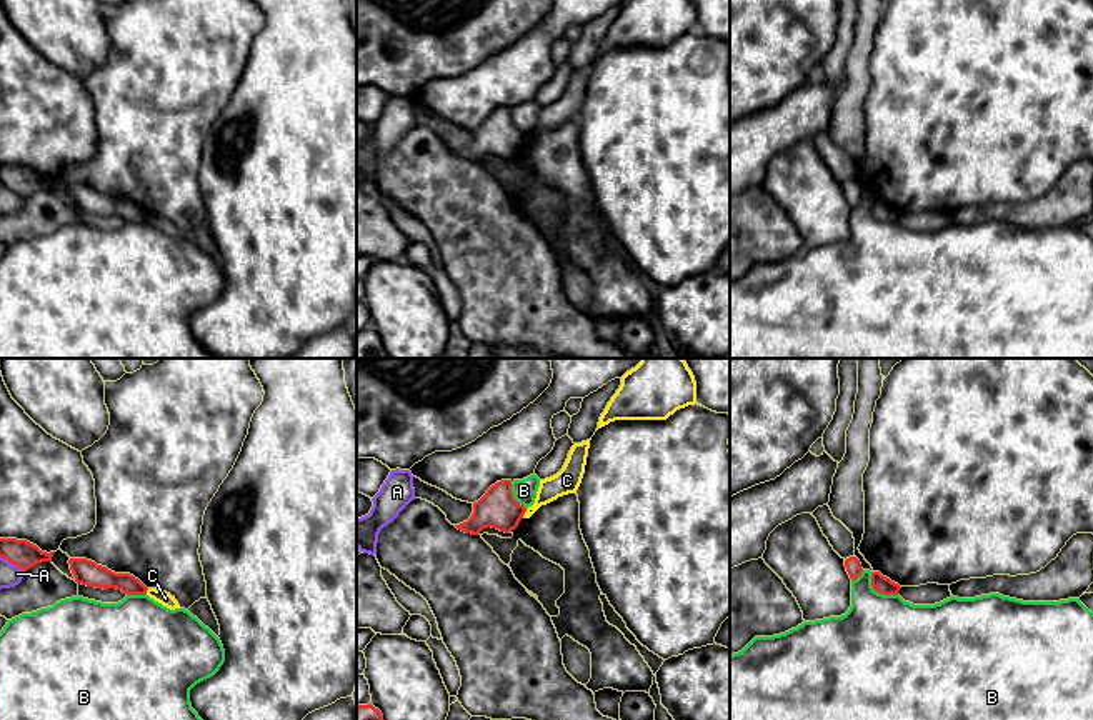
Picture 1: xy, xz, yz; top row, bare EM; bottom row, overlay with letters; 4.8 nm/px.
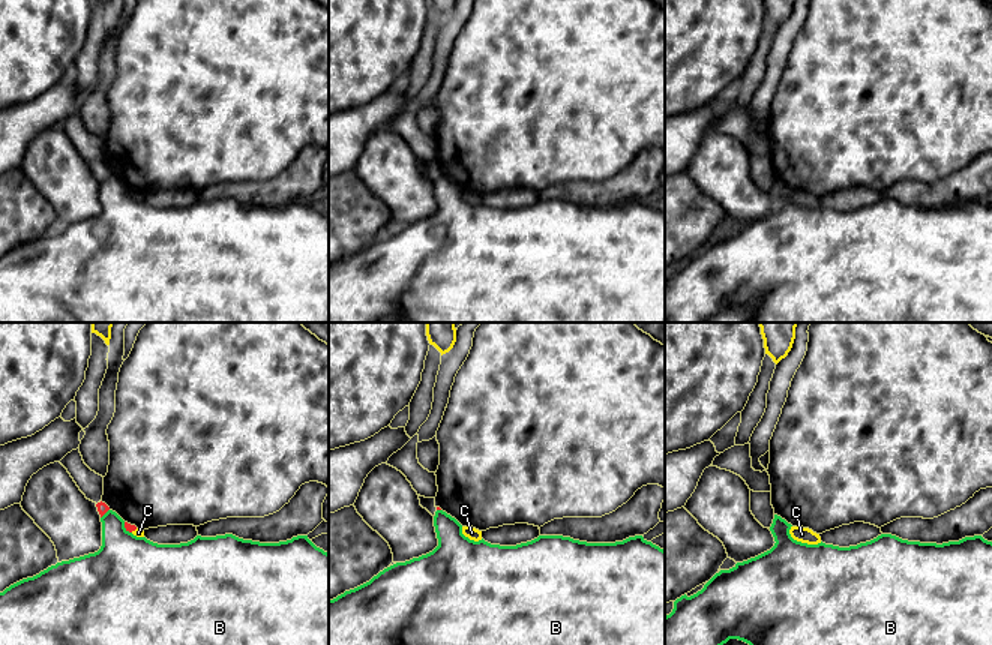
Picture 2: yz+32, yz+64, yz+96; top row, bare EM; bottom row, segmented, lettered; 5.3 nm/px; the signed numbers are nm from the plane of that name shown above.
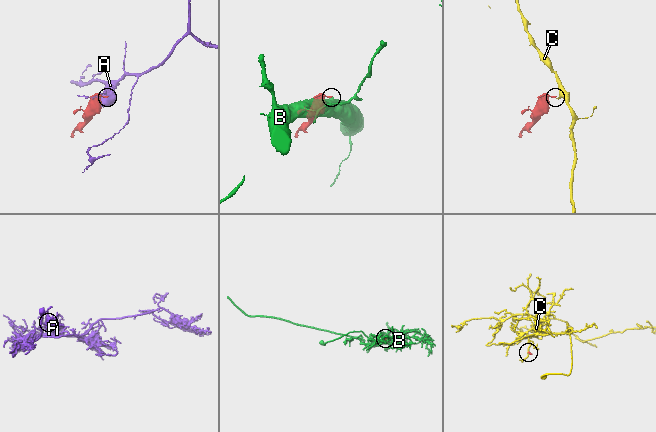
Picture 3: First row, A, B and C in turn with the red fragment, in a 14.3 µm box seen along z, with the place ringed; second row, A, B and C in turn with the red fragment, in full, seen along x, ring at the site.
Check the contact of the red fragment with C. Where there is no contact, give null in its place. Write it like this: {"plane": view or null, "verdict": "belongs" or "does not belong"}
{"plane": "xz", "verdict": "does not belong"}

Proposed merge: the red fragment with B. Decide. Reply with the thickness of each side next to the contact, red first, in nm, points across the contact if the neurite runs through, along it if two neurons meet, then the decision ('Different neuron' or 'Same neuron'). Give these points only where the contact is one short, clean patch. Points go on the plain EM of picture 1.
Thickness 90 nm (red) against 460 nm. Boundary: yz (870, 200), (870, 210), (875, 217), (897, 222). Different neuron

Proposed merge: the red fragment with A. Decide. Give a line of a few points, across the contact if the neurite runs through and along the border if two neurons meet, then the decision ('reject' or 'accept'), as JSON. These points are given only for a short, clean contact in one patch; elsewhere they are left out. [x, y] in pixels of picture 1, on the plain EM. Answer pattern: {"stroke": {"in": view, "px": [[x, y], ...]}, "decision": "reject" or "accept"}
{"decision": "reject"}

